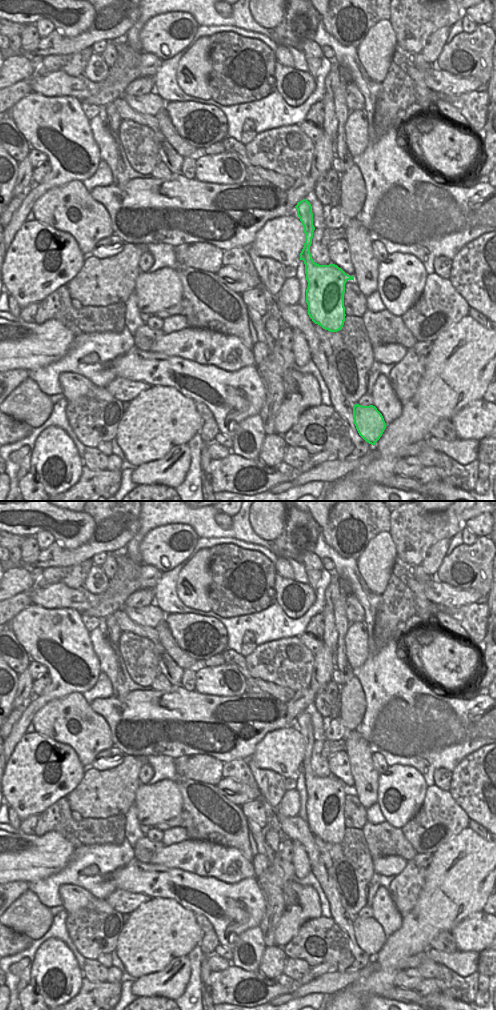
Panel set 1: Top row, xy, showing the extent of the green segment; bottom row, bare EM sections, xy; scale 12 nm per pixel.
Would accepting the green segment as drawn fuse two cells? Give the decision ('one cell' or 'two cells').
one cell

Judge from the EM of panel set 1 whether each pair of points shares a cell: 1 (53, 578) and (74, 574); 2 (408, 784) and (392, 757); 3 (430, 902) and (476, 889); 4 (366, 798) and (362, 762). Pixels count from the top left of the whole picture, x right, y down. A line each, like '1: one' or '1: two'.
1: one
2: two
3: one
4: one

